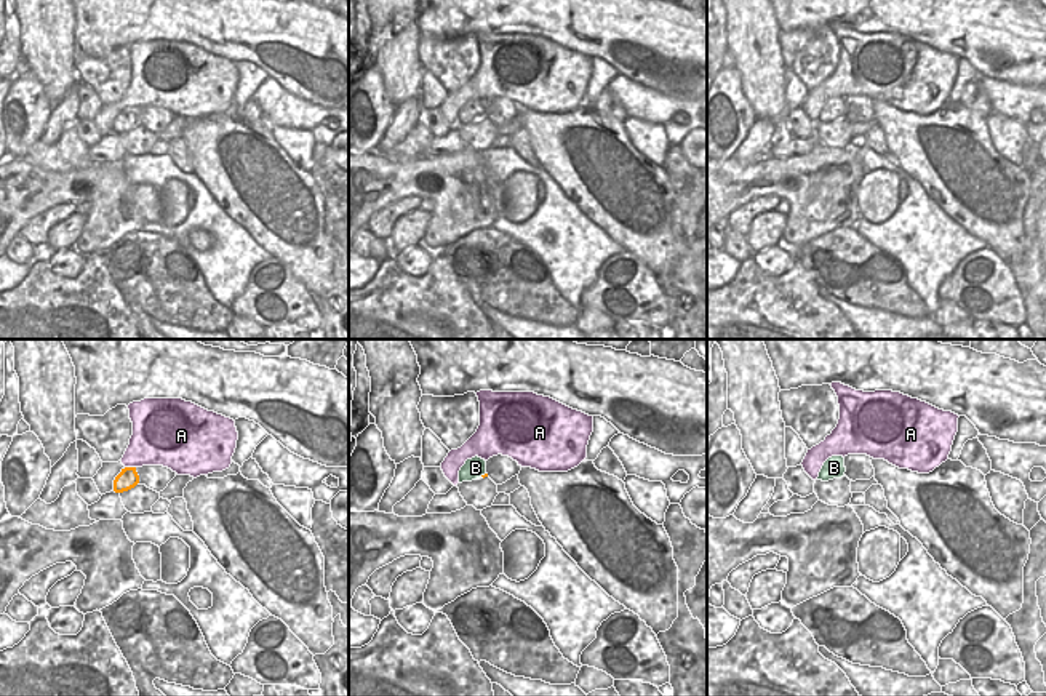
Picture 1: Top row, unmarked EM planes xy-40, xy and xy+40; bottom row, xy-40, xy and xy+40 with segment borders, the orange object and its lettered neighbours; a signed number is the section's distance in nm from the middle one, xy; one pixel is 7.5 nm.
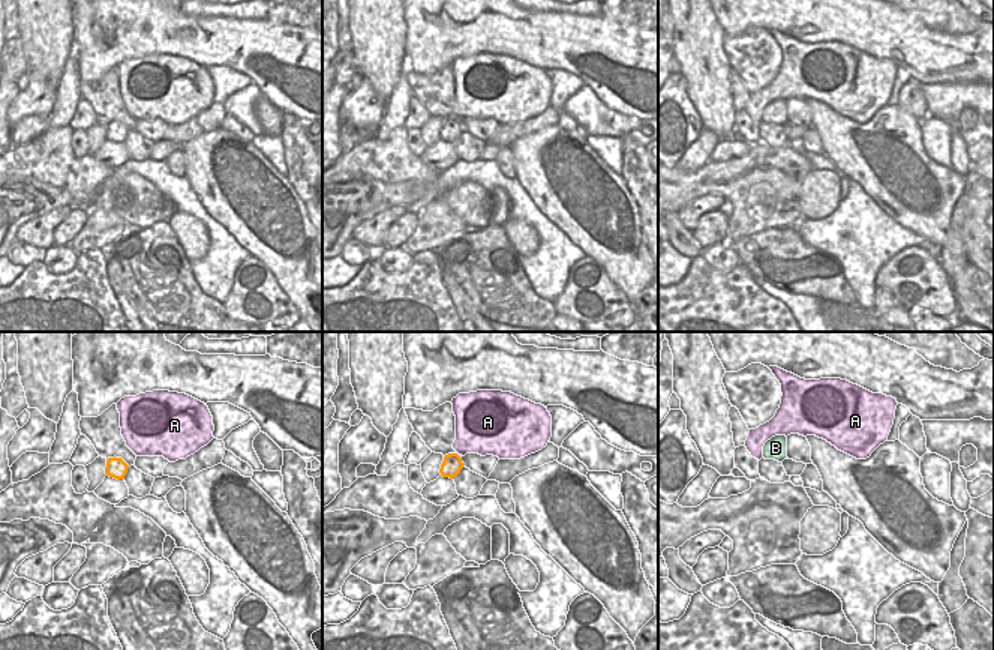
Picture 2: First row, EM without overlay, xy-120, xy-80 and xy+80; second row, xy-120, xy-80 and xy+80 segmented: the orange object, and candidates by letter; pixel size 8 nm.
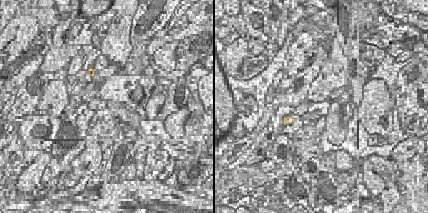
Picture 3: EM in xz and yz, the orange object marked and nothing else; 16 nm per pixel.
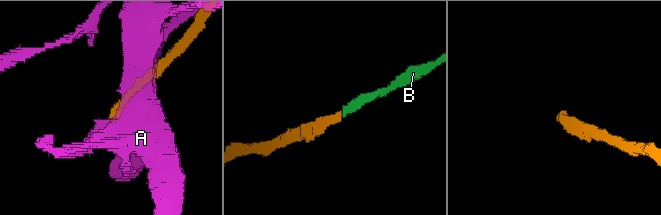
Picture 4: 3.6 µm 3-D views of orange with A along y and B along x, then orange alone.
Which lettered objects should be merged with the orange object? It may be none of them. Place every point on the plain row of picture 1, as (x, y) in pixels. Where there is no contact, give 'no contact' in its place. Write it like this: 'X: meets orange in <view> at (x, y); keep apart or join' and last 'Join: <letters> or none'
A: meets orange in xy-40 at (130, 109); keep apart
B: meets orange in xy at (482, 117); join
Join: B

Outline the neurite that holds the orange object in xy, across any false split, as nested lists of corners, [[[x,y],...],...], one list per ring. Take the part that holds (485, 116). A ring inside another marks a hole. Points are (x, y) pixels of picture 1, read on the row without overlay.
[[[478,98],[467,101],[465,106],[459,112],[459,125],[472,123],[480,118],[483,118],[483,120],[488,118],[486,102]]]

